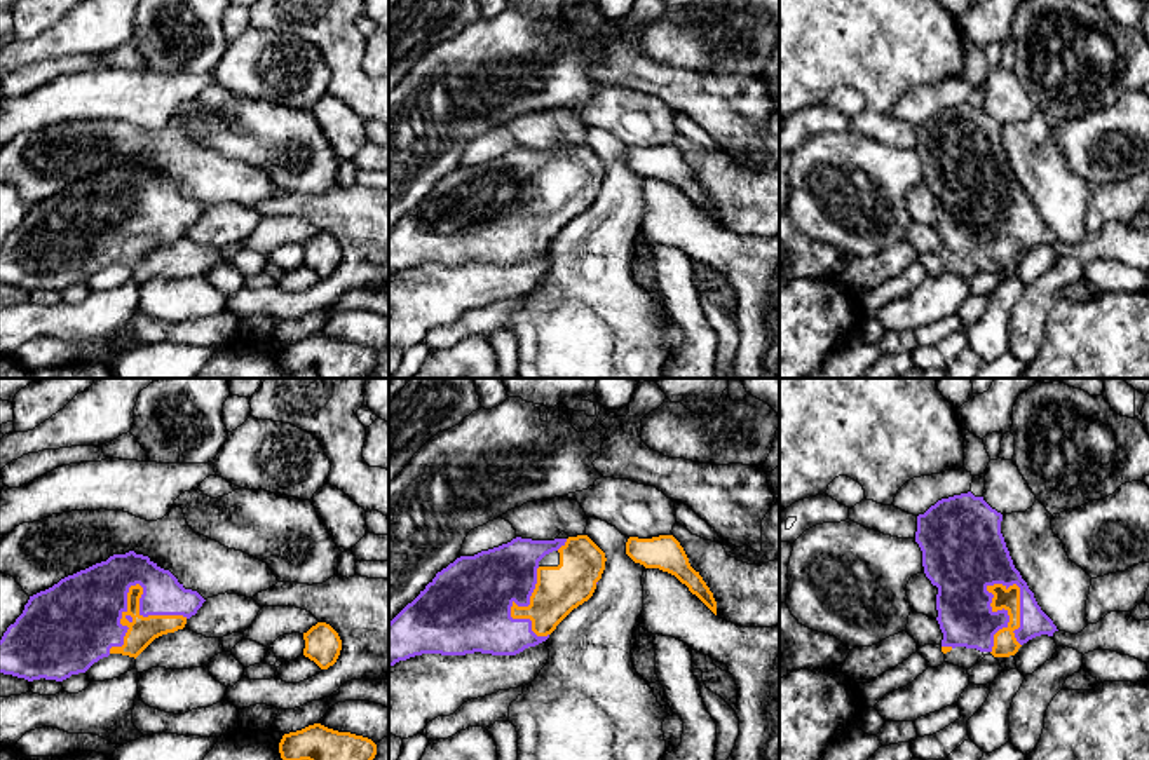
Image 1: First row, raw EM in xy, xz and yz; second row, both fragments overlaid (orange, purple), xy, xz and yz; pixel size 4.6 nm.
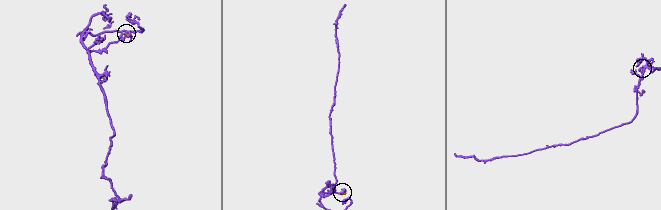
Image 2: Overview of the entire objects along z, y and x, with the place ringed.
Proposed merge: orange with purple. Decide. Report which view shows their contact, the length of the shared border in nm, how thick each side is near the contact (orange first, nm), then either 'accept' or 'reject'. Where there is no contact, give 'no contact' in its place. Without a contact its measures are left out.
xy | 400 nm | 130/320 nm | accept

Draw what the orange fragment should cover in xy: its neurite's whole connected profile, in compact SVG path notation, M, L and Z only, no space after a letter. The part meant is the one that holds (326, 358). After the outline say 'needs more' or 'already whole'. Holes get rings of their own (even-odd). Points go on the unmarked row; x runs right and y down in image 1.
M314 333L284 343L279 363L284 371L309 370L317 378L364 378L375 368L377 354L368 347Z | already whole

